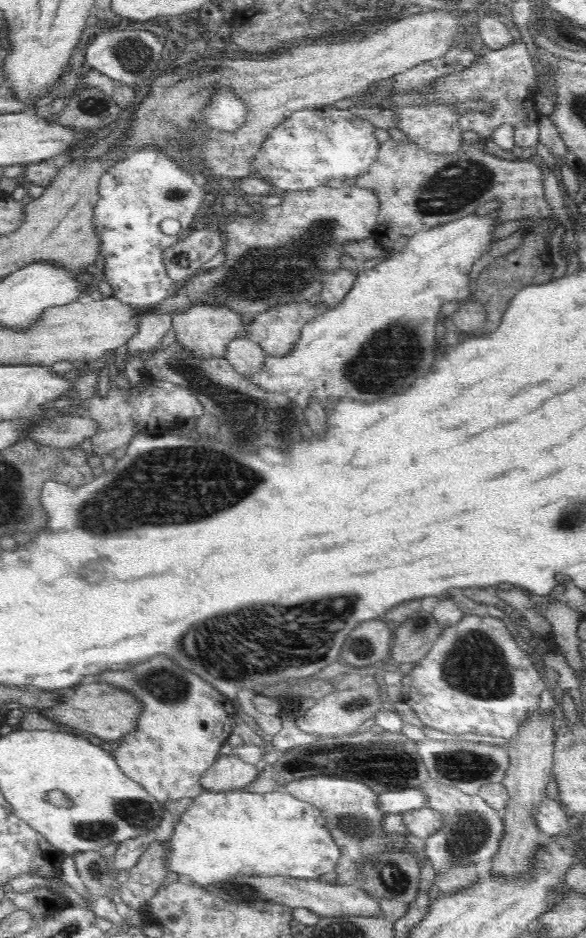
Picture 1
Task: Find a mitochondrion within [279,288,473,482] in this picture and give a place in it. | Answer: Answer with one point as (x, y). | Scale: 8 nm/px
(388, 359)

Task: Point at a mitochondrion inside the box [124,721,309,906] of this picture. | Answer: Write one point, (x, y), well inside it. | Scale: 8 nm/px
(241, 891)

